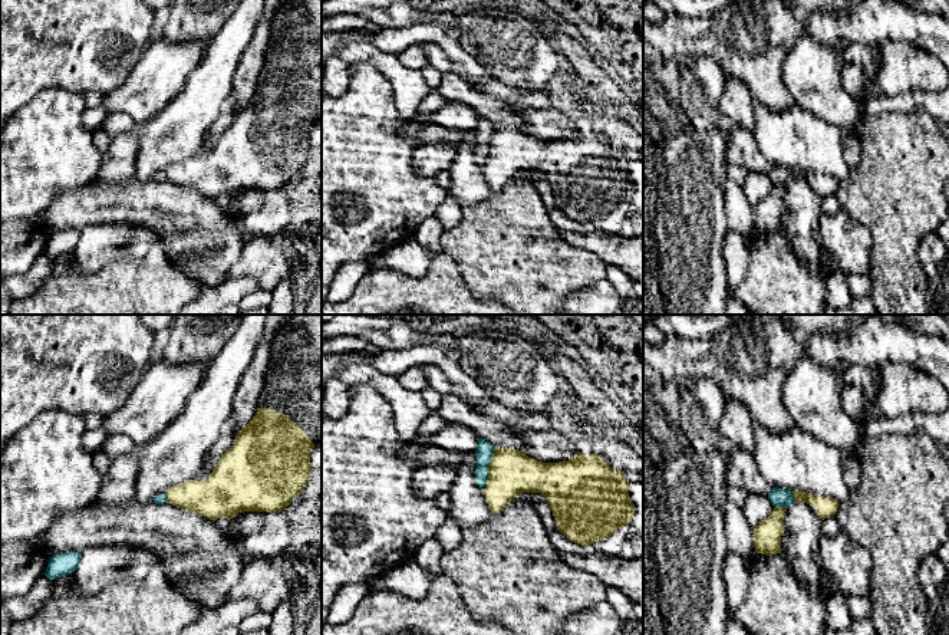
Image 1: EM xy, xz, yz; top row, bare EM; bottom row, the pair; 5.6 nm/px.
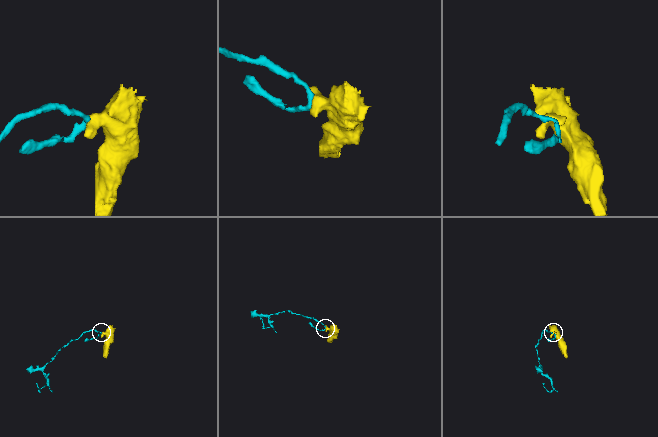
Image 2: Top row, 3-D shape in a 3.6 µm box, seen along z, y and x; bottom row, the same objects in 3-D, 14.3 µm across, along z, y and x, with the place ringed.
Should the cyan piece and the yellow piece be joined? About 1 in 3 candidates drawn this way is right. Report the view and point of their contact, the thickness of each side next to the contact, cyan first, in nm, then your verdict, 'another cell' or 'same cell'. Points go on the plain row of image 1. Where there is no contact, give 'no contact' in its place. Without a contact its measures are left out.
meets cyan in xz at (487, 147); 100 nm thick on the cyan side, 260 nm on the other; another cell

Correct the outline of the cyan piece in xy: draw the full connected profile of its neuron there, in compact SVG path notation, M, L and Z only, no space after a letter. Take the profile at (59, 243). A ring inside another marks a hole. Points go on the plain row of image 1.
M65 230L50 236L45 254L49 257L57 257L66 254L78 246L82 236L82 230Z

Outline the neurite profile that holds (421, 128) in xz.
M416 113L412 121L408 121L402 134L409 136L416 147L431 142L449 142L455 148L467 142L474 149L477 147L475 132L449 131L432 122L432 115Z

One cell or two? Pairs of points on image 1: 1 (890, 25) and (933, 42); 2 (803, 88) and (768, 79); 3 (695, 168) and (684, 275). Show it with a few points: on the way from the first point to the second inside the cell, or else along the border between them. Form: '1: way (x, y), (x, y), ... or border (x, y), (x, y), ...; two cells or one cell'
1: way (900, 25), (915, 26), (923, 32); one cell
2: border (787, 51), (783, 63), (783, 85), (793, 101); two cells
3: way (695, 194), (695, 249); one cell

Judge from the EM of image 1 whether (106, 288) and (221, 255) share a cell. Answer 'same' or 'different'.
different

